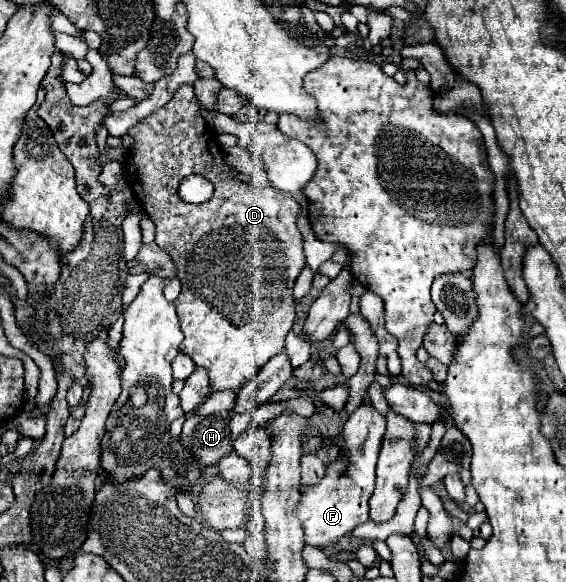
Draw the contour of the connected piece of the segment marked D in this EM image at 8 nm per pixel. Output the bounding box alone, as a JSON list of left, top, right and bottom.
[126,85,306,391]

